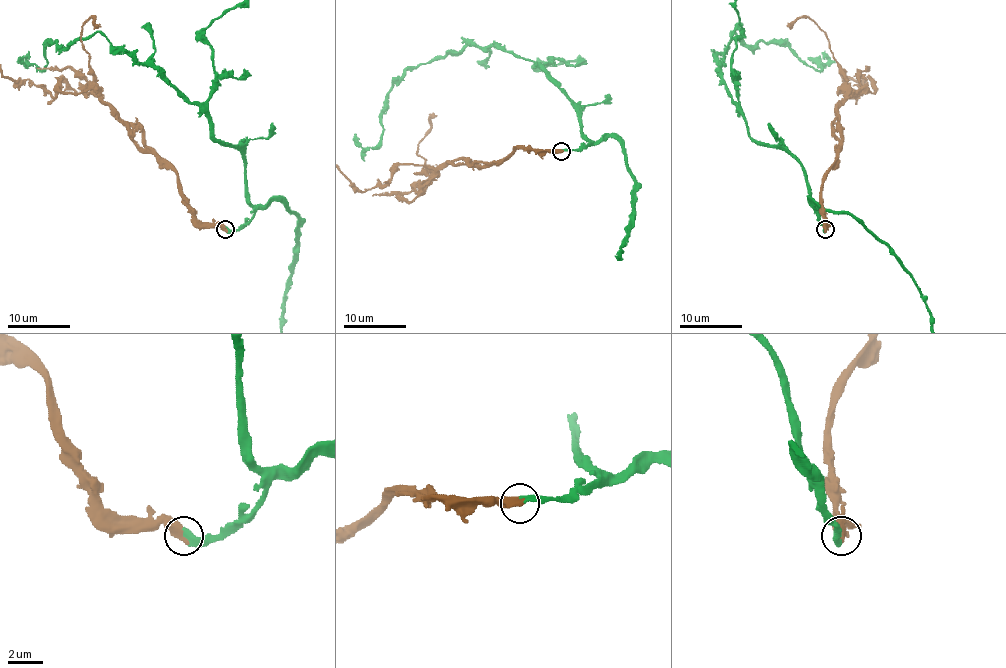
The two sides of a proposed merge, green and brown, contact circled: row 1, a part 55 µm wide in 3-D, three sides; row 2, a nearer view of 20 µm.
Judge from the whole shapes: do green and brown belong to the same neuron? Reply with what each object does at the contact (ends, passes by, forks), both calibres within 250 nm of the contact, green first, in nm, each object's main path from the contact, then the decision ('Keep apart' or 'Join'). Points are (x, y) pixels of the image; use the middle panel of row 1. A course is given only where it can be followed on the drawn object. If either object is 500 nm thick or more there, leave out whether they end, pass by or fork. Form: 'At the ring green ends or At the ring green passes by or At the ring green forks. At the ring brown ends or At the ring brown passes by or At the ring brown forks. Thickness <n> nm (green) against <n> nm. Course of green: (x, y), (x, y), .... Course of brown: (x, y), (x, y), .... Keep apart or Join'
Thickness 400 nm (green) against 550 nm. Course of green: (561, 151), (589, 142), (572, 100), (533, 61), (468, 44), (392, 86), (378, 145), (355, 134). Course of brown: (561, 151), (517, 148), (482, 167), (441, 163), (435, 170), (400, 163), (382, 185), (359, 191). Join

